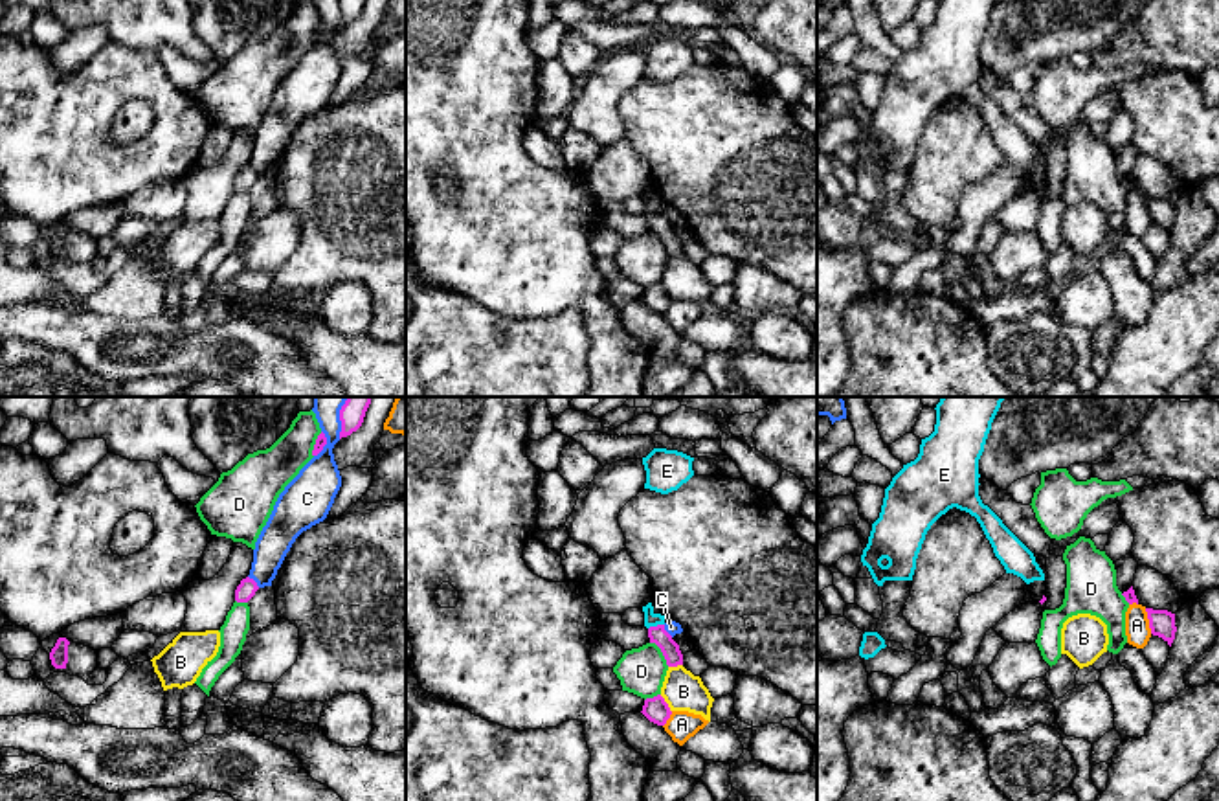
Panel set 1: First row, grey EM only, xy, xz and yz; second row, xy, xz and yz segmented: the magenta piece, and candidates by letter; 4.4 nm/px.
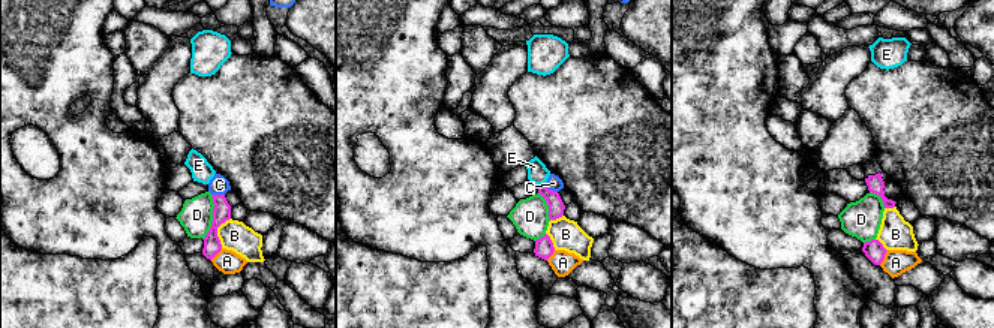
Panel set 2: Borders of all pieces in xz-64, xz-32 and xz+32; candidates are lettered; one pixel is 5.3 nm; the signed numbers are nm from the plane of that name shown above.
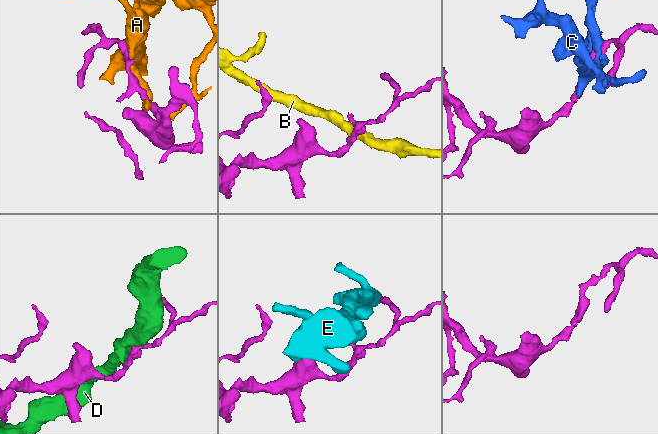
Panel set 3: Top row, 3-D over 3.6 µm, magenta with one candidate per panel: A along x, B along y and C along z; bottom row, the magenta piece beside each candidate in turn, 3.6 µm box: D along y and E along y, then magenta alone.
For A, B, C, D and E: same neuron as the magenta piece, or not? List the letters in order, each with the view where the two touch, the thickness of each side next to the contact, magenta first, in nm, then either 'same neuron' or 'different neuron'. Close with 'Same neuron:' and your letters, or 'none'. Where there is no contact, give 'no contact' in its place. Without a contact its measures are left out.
A: yz | 110/110 nm | different neuron
B: xz | 110/170 nm | different neuron
C: xy | 80/150 nm | different neuron
D: xz | 80/200 nm | different neuron
E: xz | 80/60 nm | different neuron
Same neuron: none

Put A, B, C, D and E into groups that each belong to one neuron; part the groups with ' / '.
A / B / C / D / E

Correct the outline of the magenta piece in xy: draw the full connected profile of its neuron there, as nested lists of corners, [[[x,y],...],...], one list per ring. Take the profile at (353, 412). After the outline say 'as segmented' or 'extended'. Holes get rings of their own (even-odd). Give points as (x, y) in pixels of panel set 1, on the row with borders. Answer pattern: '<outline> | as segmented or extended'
[[[347,397],[345,404],[340,410],[340,439],[351,435],[362,426],[369,404],[371,397]]] | as segmented

